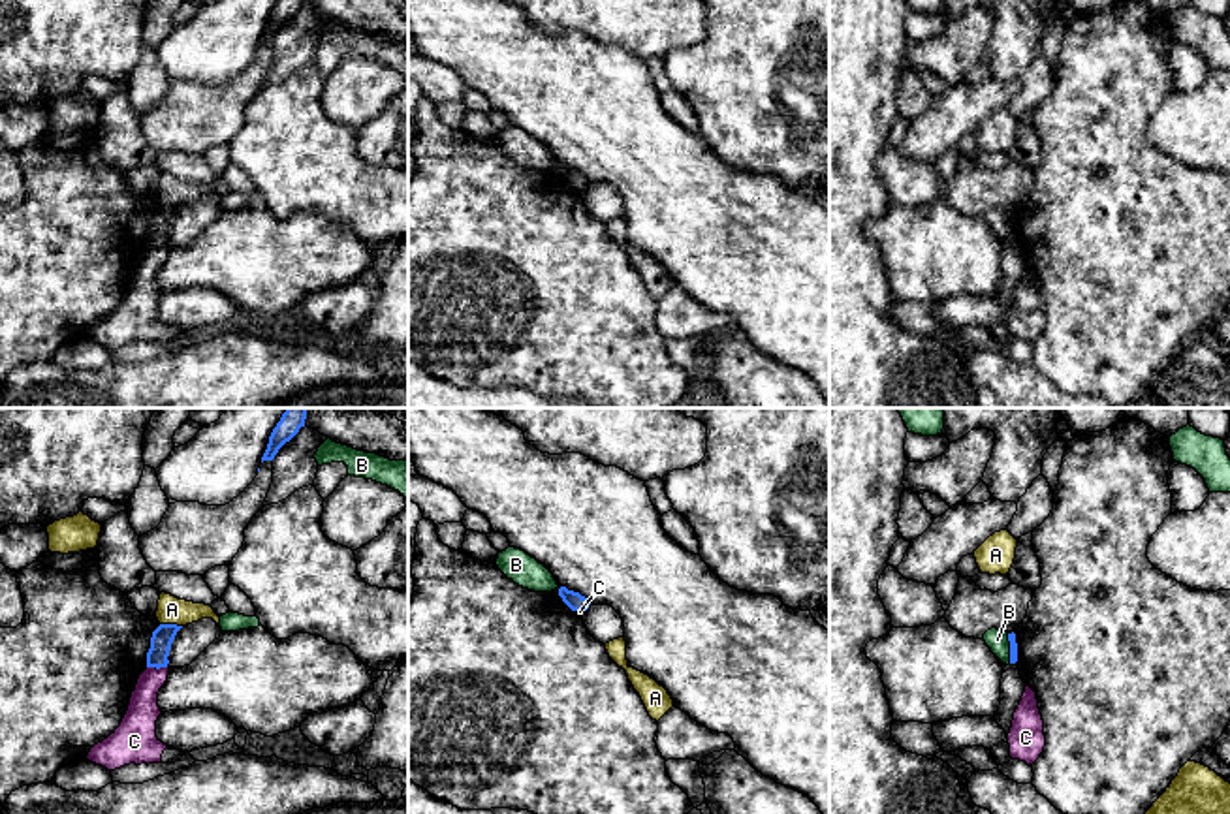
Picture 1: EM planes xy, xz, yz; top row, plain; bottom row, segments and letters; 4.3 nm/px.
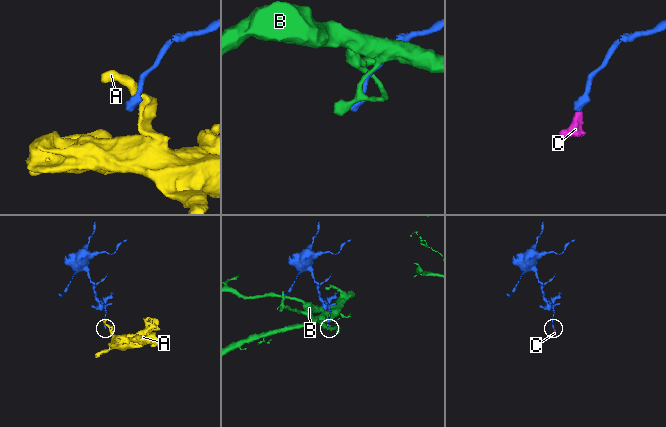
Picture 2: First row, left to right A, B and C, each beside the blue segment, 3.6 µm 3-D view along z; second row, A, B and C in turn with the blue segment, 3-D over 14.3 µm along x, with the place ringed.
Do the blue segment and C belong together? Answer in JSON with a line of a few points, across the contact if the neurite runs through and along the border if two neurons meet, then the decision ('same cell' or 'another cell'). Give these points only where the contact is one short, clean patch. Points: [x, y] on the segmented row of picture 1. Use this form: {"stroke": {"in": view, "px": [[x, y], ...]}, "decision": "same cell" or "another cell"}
{"stroke": {"in": "xy", "px": [[147, 666], [166, 668]]}, "decision": "another cell"}

